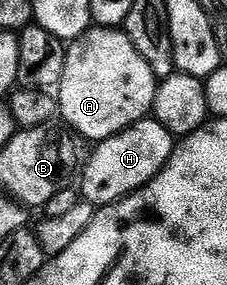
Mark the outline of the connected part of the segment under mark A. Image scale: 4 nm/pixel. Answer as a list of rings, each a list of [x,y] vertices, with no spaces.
[[[92,26],[66,48],[63,60],[65,73],[57,88],[59,113],[76,136],[108,139],[152,114],[157,80],[145,57],[133,49],[126,31]]]

